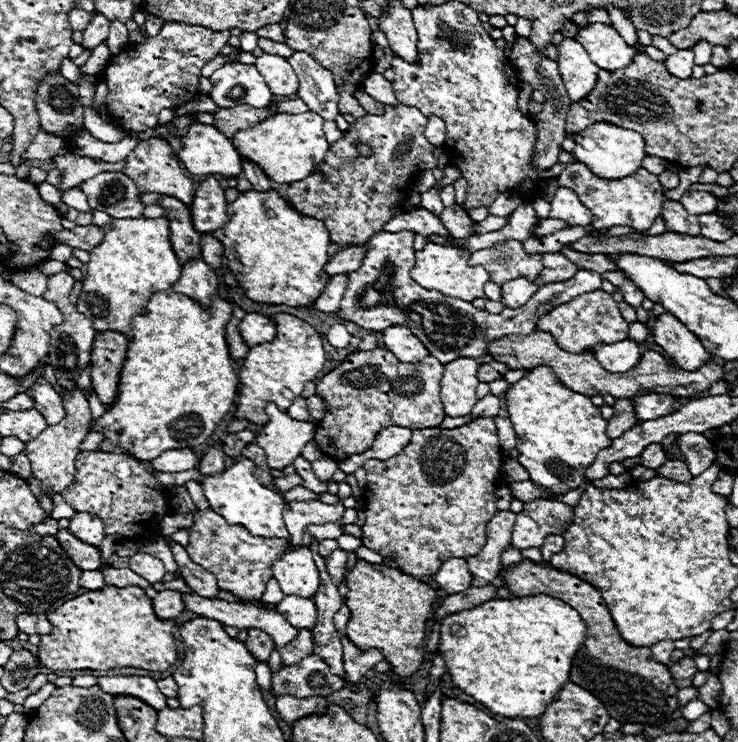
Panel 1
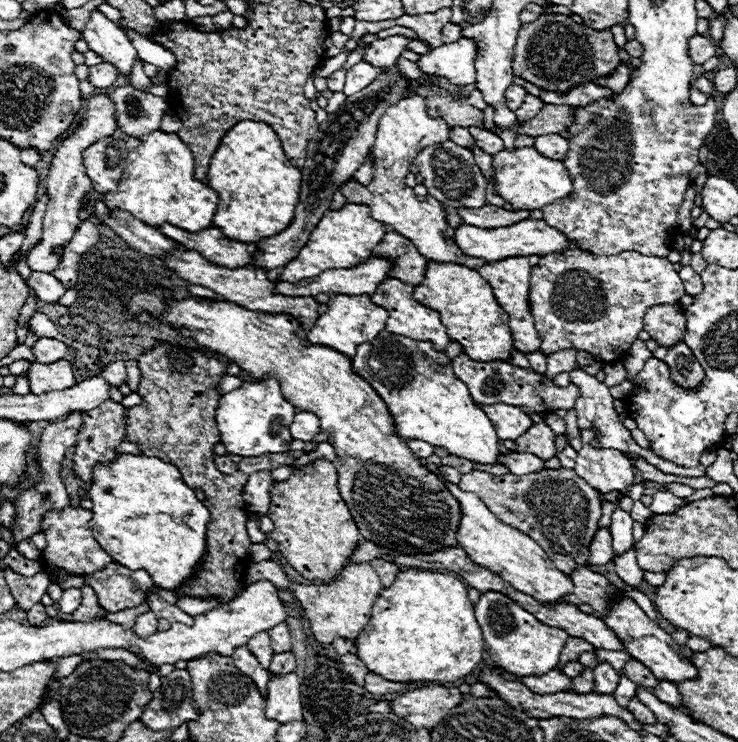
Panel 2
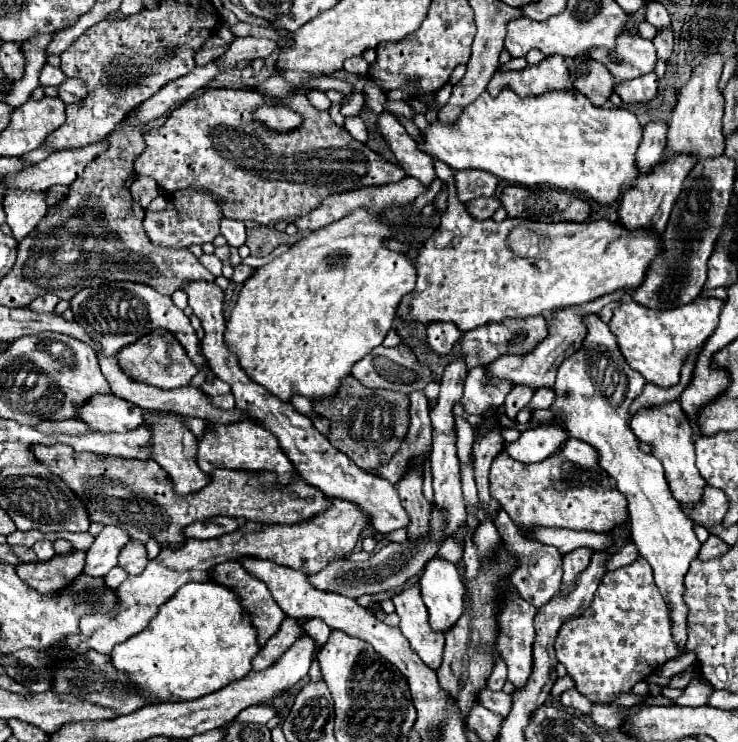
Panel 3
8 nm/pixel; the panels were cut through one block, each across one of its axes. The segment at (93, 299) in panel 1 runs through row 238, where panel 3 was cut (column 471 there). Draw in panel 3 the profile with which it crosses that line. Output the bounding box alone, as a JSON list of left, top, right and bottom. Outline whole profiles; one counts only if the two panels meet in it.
[418,88,642,204]

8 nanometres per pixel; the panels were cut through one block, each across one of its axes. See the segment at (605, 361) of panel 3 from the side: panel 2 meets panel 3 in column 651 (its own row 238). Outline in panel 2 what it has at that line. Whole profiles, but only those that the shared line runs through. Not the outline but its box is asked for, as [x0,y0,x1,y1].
[454,220,574,262]

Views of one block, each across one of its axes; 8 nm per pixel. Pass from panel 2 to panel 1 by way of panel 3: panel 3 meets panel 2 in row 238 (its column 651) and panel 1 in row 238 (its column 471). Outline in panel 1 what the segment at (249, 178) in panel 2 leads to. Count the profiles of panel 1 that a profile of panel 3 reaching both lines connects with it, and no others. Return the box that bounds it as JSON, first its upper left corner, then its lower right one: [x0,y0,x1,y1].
[212,190,330,308]

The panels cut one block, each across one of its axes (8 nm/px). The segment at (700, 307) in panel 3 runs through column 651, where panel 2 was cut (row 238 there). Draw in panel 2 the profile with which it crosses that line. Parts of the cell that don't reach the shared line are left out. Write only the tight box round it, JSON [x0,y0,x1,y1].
[278,204,386,282]

